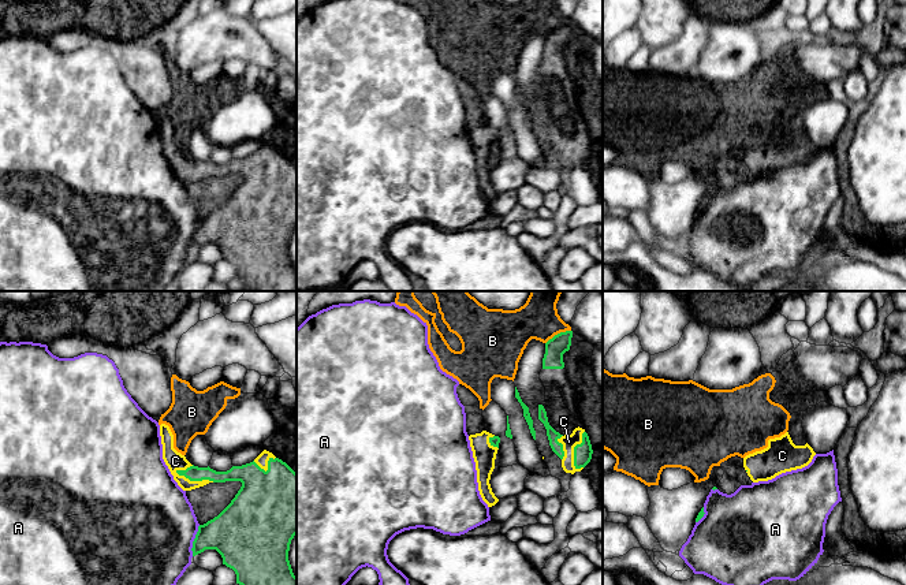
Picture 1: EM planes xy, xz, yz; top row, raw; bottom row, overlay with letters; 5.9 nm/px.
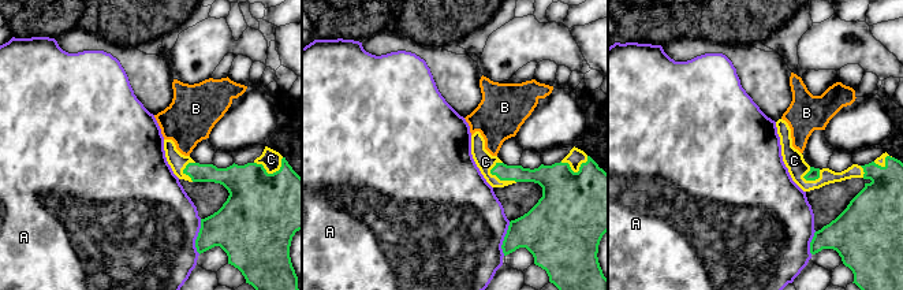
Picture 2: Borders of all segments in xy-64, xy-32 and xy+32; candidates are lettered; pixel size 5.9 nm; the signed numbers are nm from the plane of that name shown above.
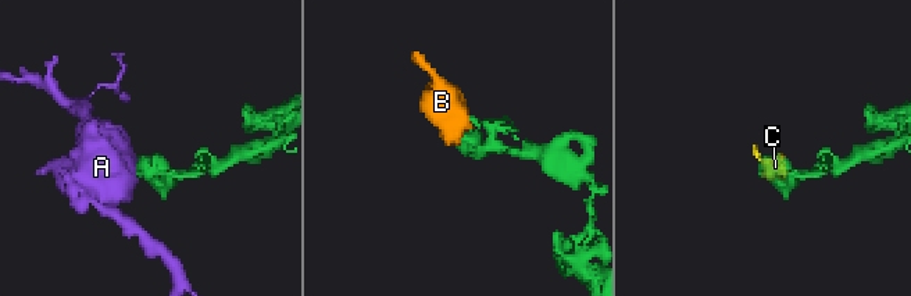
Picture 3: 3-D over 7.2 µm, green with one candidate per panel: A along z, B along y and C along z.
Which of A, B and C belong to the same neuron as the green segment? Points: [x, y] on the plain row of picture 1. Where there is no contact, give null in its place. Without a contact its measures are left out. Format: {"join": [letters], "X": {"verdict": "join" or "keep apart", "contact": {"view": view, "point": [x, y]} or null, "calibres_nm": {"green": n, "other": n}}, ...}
{"join": ["C"], "A": {"verdict": "keep apart", "contact": {"view": "xy", "point": [194, 234]}, "calibres_nm": {"green": 300, "other": 480}}, "B": {"verdict": "keep apart", "contact": {"view": "xz", "point": [558, 28]}, "calibres_nm": {"green": 120, "other": 220}}, "C": {"verdict": "join", "contact": {"view": "xy", "point": [194, 174]}, "calibres_nm": {"green": 90, "other": 110}}}

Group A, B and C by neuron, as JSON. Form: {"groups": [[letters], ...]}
{"groups": [["A"], ["B"], ["C"]]}

